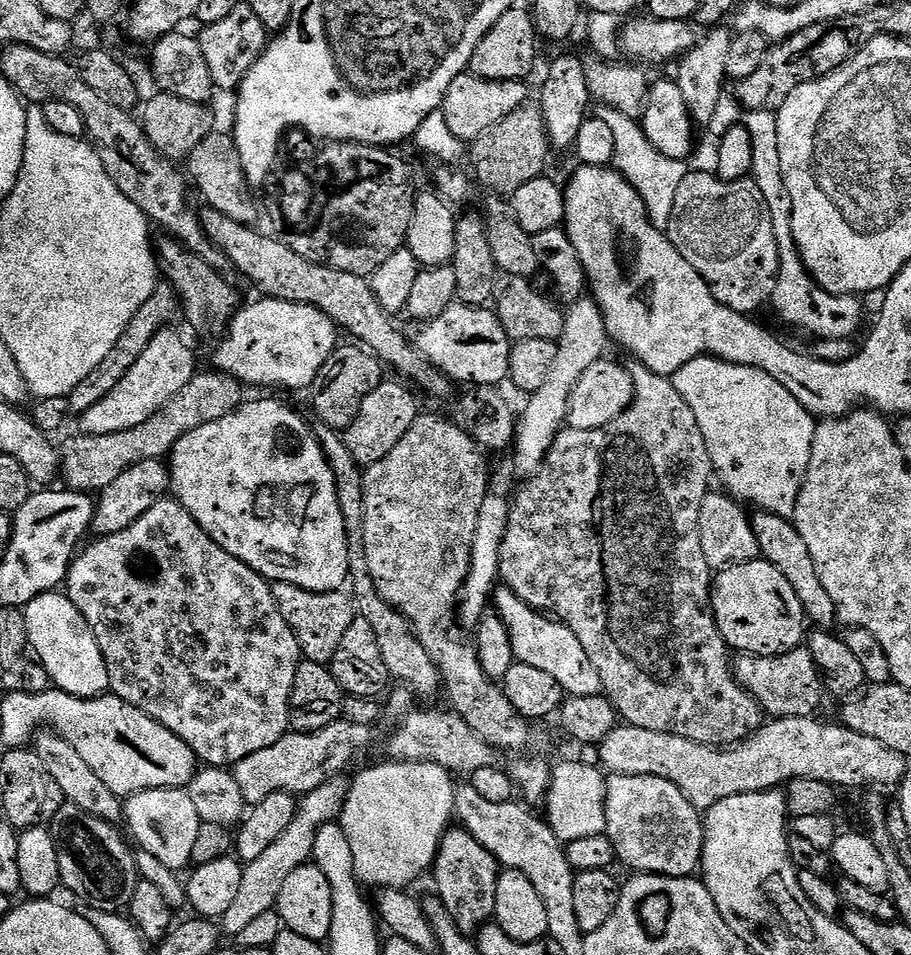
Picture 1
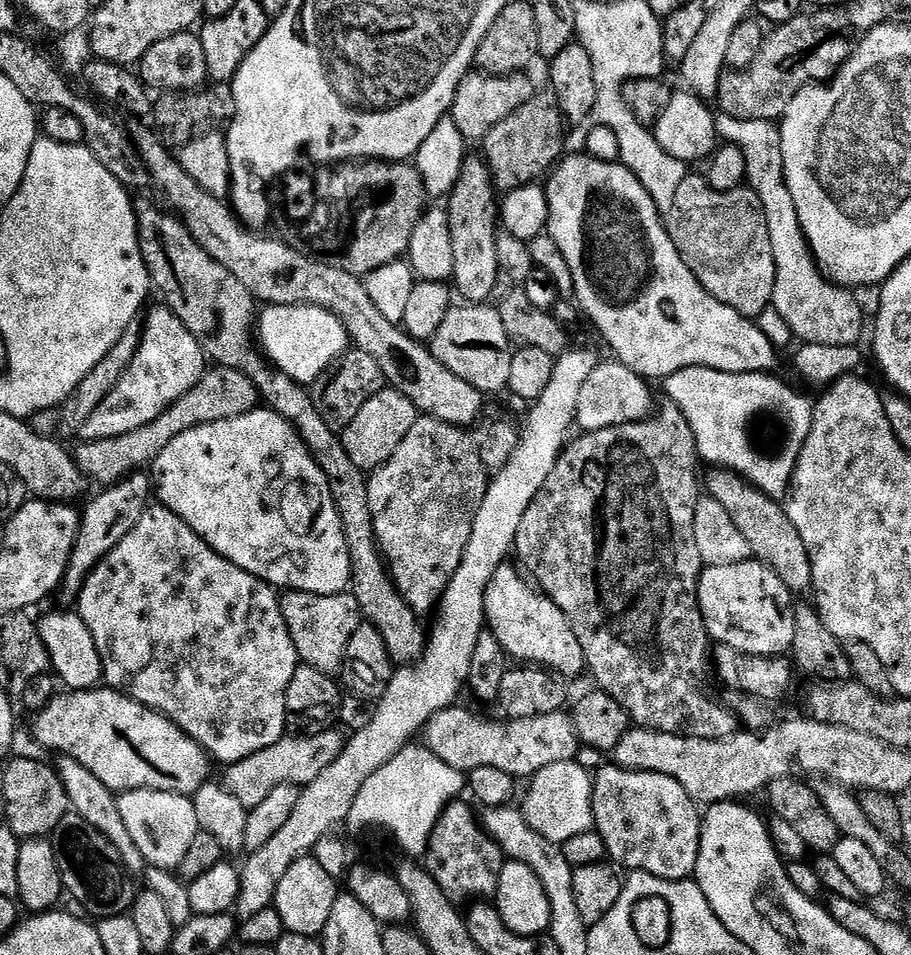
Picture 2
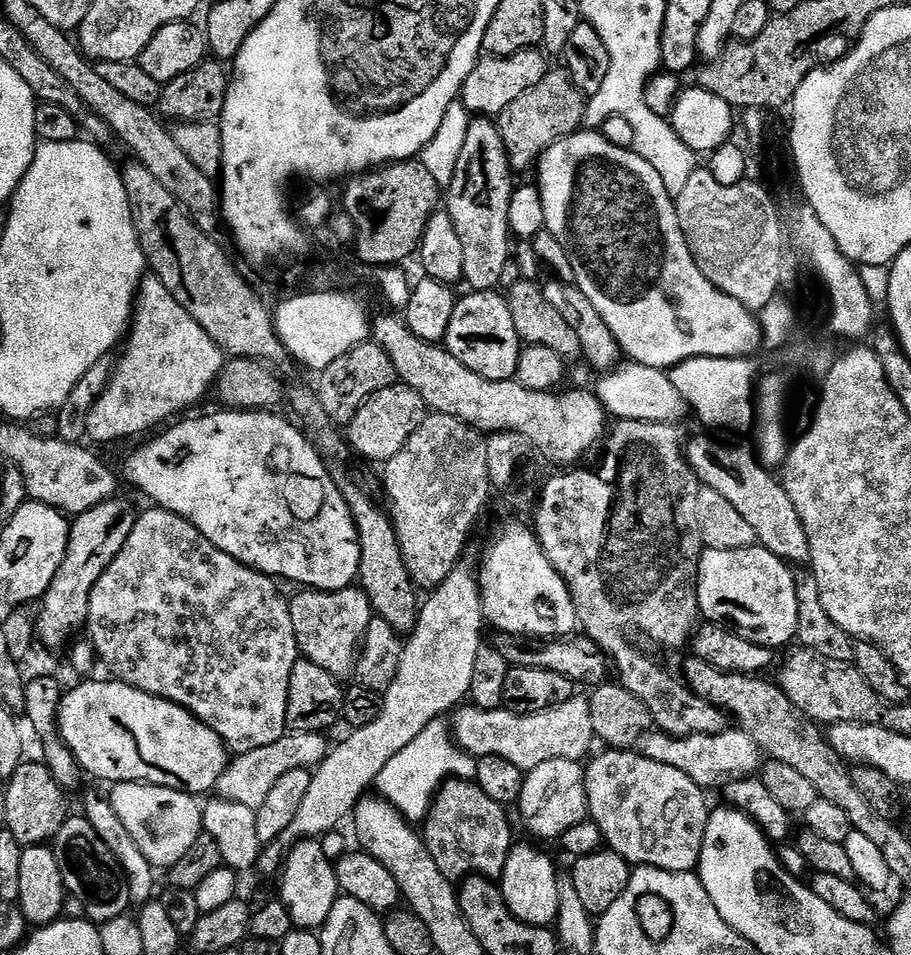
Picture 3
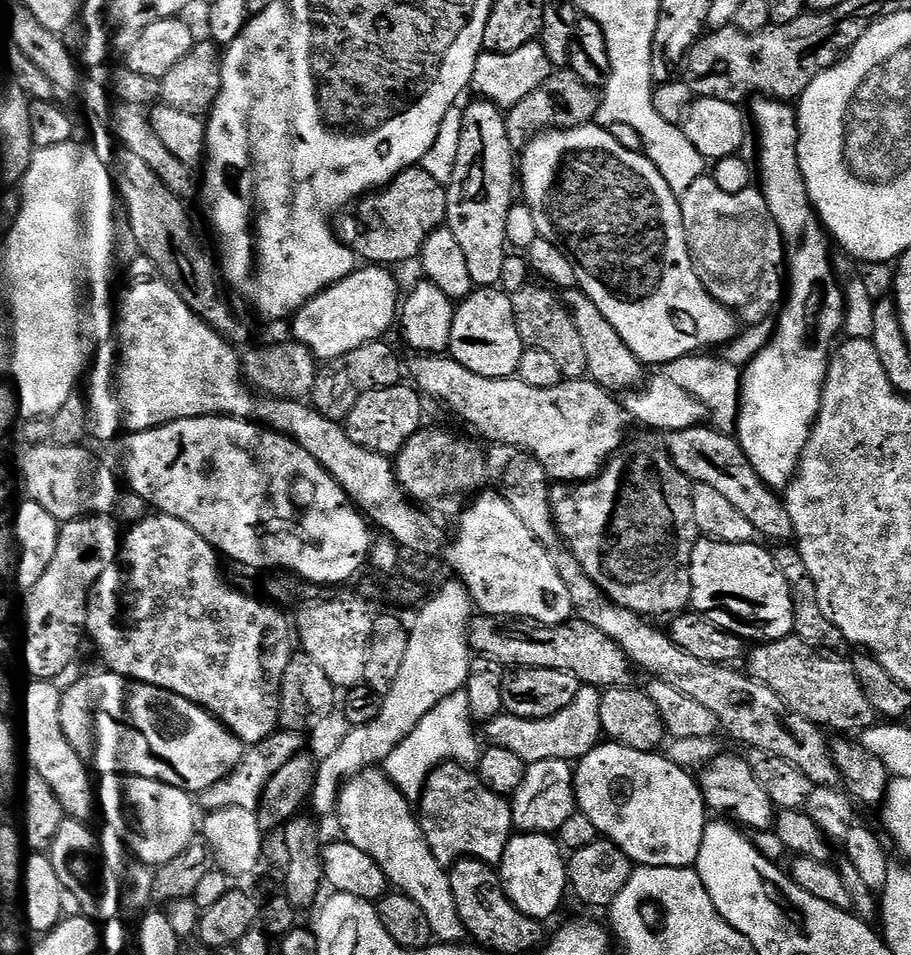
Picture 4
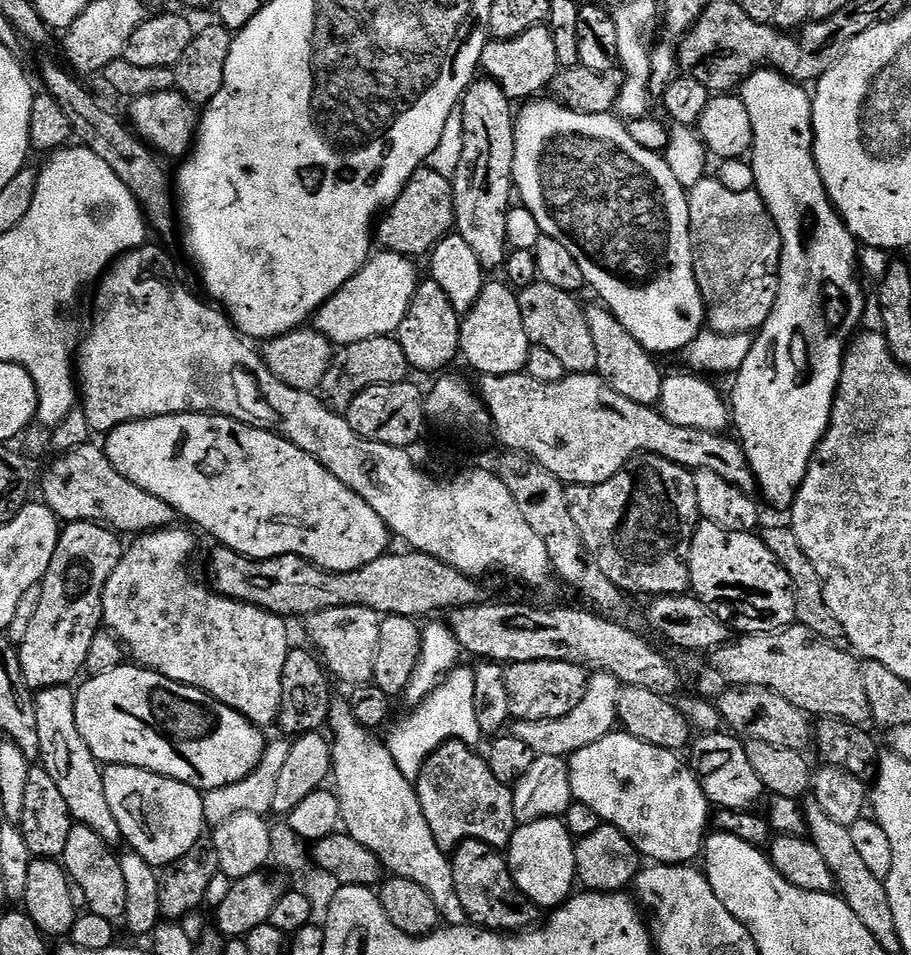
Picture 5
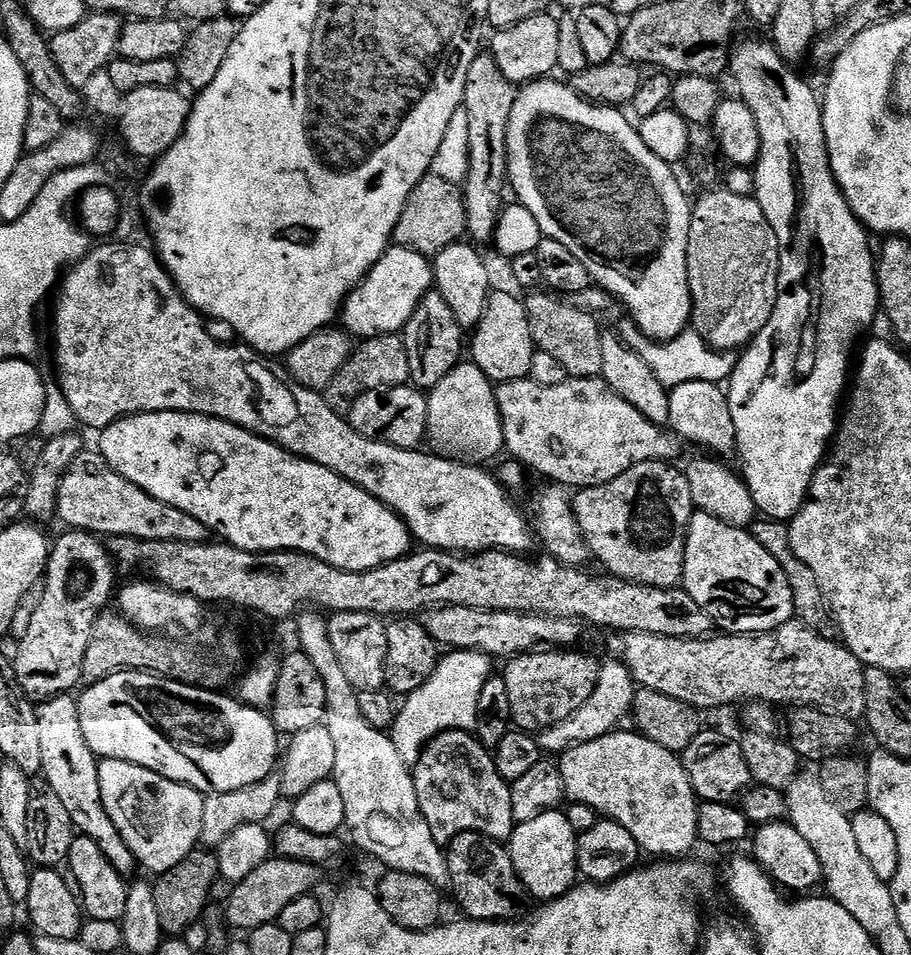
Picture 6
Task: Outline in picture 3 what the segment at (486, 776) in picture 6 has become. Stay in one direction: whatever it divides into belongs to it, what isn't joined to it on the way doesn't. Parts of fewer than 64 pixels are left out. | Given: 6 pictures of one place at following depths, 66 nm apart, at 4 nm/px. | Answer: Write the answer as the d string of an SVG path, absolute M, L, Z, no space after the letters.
M455 778L445 780L434 797L432 811L422 824L422 839L424 845L428 847L428 853L434 858L440 873L453 882L463 881L469 874L499 878L504 873L506 858L514 847L512 828L508 825L507 814L504 813L507 812L505 805L494 802L494 798L483 792L479 784L468 780L455 780Z

